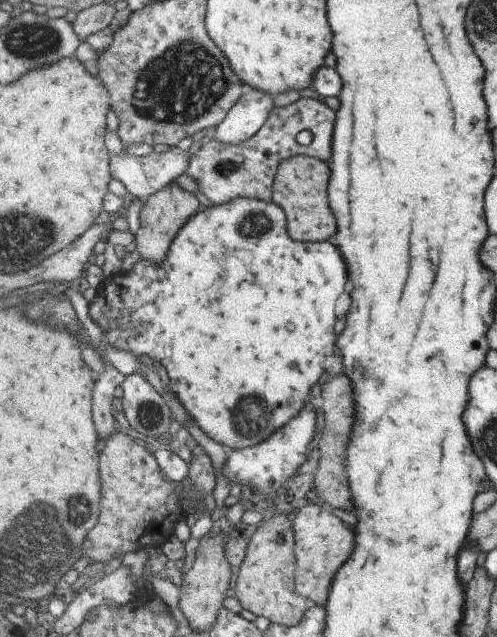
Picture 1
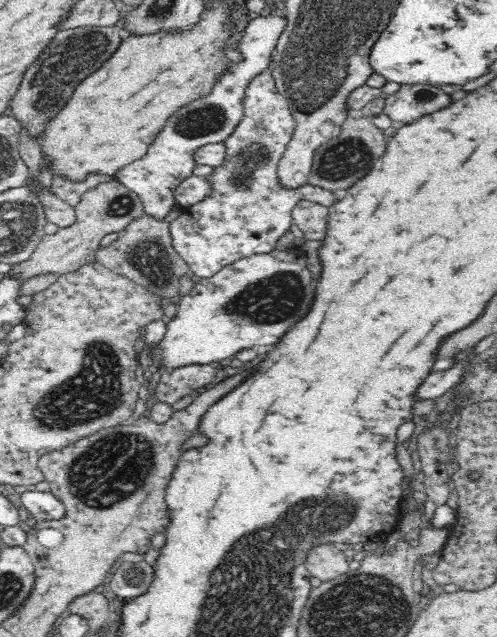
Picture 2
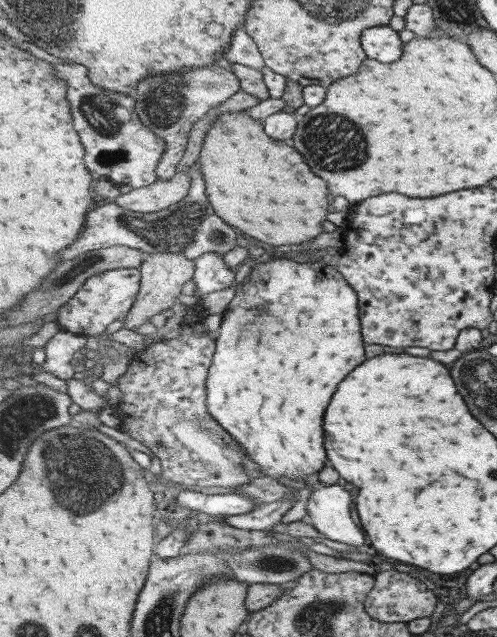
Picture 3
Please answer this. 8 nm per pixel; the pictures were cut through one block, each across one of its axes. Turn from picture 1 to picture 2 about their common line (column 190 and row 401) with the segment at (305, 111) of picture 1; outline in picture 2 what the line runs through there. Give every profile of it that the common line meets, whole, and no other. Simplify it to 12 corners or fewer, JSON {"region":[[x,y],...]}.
{"region":[[198,364],[161,370],[156,399],[174,404],[212,383],[216,371]]}

